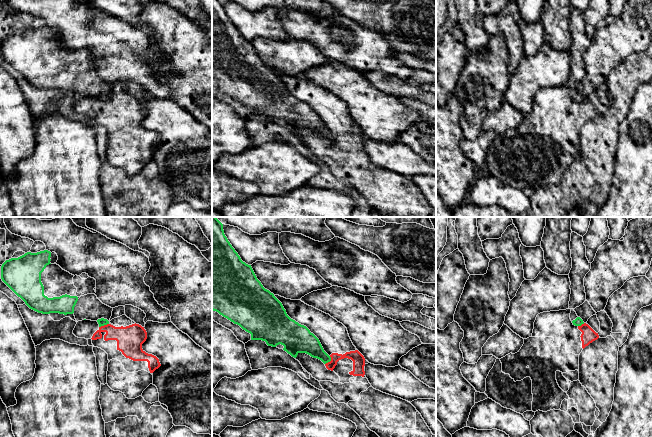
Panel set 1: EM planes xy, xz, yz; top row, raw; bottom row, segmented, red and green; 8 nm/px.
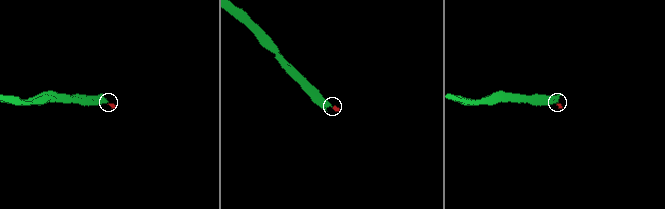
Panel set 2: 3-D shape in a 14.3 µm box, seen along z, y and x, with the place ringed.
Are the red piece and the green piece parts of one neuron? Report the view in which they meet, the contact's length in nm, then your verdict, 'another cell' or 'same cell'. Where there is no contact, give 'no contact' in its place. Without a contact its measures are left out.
contact in xz; length 80 nm; another cell

